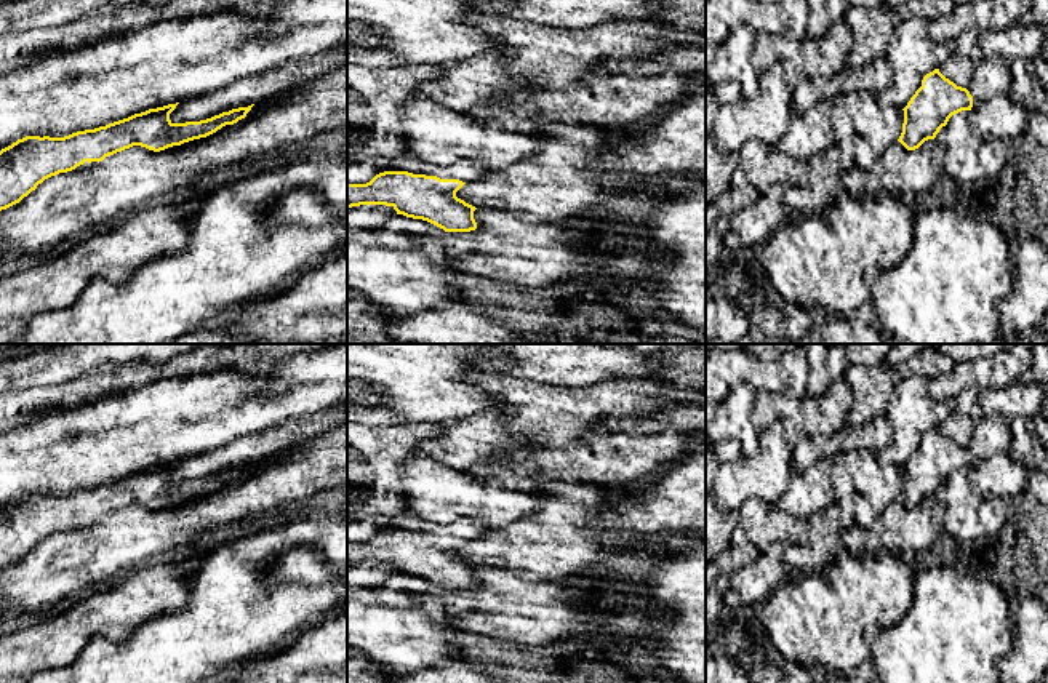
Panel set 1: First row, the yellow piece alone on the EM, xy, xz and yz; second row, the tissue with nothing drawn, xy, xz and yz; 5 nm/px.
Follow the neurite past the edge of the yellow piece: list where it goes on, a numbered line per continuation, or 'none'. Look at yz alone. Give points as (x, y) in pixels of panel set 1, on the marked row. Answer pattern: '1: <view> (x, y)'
none

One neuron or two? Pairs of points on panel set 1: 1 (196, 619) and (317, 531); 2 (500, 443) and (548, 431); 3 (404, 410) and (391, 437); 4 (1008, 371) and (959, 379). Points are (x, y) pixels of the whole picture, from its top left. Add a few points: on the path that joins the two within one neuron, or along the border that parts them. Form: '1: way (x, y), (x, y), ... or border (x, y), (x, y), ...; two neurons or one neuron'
1: way (226, 589), (276, 539), (287, 538); one neuron
2: border (496, 410), (511, 429), (535, 445), (543, 447); two neurons
3: border (415, 421), (386, 426), (364, 424); two neurons
4: way (996, 373), (972, 373); one neuron

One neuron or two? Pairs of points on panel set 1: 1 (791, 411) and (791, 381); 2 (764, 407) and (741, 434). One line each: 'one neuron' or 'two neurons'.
1: two neurons
2: two neurons

